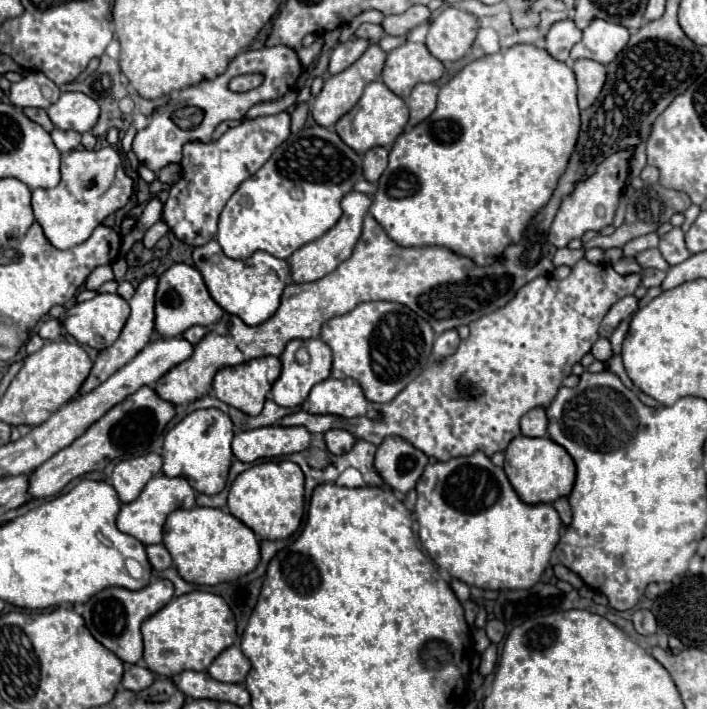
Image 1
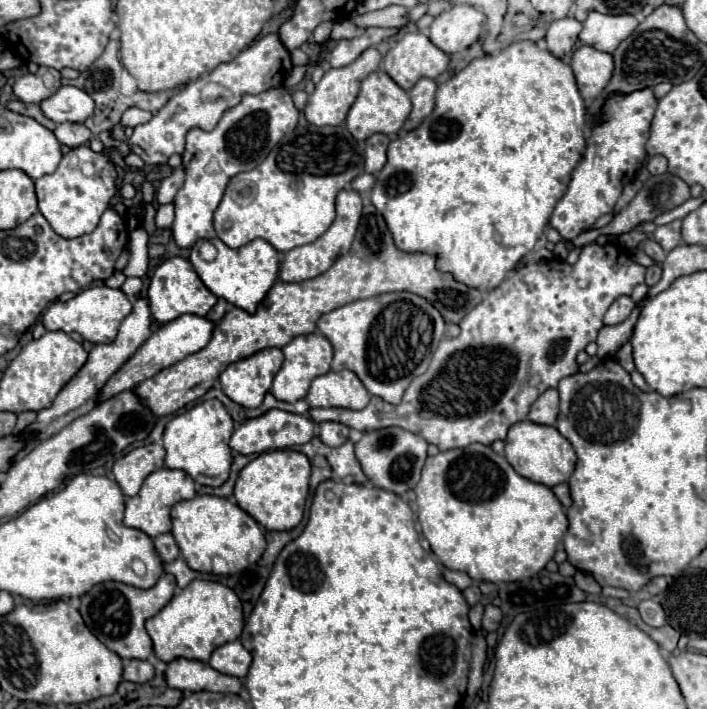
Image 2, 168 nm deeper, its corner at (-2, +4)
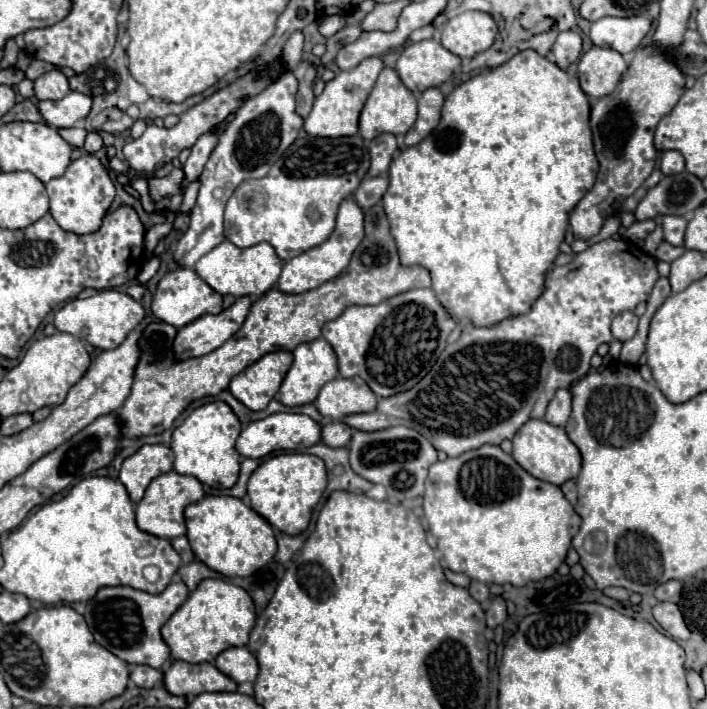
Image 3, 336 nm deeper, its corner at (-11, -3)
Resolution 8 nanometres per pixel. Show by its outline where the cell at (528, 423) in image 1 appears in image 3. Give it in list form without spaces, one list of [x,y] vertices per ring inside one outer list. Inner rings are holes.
[[[558,390],[556,396],[550,400],[550,404],[546,408],[544,420],[548,424],[554,424],[554,426],[564,426],[566,420],[570,418],[570,412],[572,412],[570,390]]]

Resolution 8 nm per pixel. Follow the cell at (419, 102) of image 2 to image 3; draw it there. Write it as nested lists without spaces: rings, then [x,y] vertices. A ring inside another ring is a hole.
[[[428,88],[422,92],[418,100],[418,120],[406,134],[406,146],[414,146],[424,140],[440,122],[440,110],[444,104],[444,96],[438,88]]]

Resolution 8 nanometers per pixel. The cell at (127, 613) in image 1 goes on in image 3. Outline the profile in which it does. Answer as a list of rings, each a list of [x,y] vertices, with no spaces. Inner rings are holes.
[[[172,582],[162,594],[156,596],[128,586],[102,588],[90,602],[86,602],[84,618],[90,626],[90,632],[94,634],[94,640],[124,662],[160,668],[164,660],[170,658],[170,650],[160,636],[160,628],[186,598],[188,588],[184,582]]]

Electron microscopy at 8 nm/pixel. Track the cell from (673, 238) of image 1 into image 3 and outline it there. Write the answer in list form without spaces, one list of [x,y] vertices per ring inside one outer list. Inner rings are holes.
[[[664,216],[662,218],[662,228],[664,228],[664,240],[672,246],[684,246],[684,230],[686,230],[686,220],[682,216]]]

